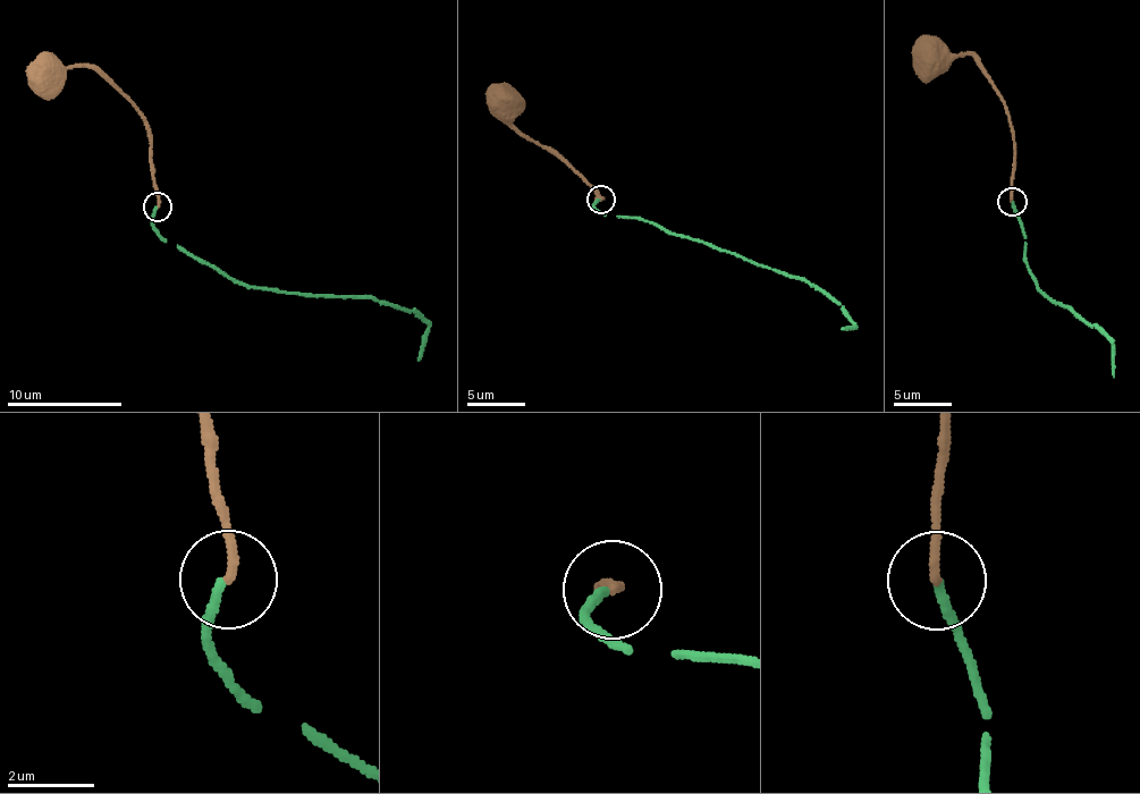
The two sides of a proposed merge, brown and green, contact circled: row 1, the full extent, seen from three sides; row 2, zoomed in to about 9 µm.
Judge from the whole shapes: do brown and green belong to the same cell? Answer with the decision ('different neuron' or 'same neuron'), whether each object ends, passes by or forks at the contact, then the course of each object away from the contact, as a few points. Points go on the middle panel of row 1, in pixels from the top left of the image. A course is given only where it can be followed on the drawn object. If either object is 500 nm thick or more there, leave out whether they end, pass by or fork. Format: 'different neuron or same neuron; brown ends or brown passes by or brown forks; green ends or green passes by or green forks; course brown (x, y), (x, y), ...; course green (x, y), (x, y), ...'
same neuron; brown ends; green ends; course brown (601, 200), (542, 145), (520, 131), (505, 108); course green (598, 200), (594, 207), (605, 217), (641, 218), (685, 237), (799, 276), (827, 293), (854, 323), (841, 328)

